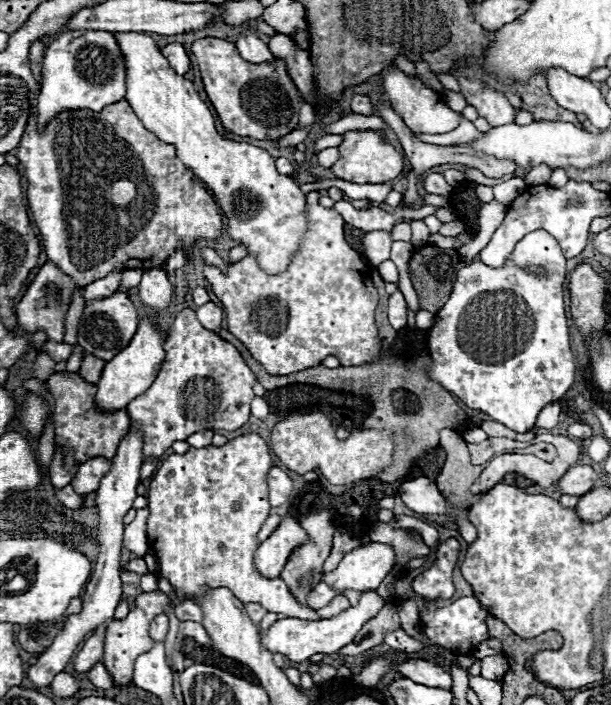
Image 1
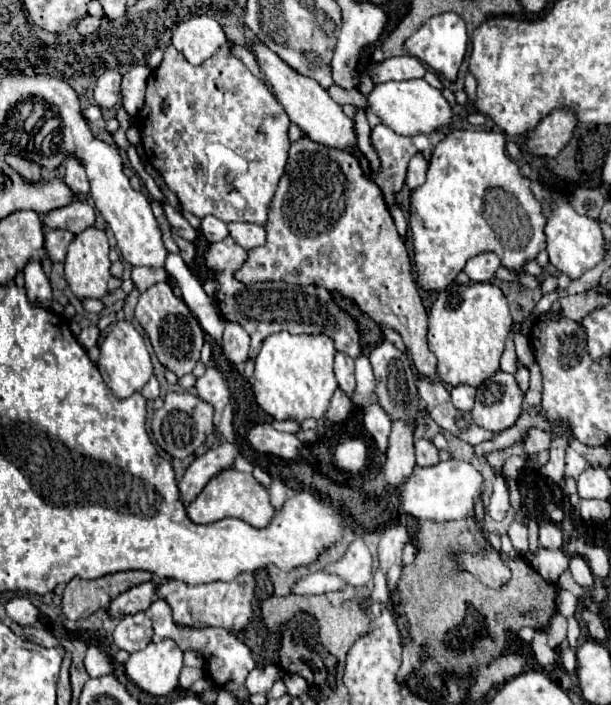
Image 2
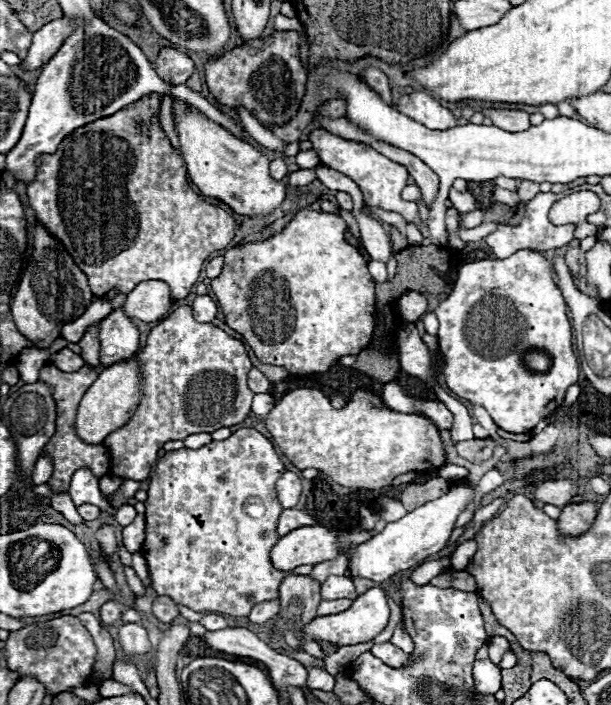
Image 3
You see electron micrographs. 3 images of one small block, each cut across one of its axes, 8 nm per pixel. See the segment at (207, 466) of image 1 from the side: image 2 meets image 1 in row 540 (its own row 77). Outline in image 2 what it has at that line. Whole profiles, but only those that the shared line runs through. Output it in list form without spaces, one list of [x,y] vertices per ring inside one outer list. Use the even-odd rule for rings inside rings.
[[[168,46],[160,68],[152,70],[148,78],[146,102],[136,116],[136,126],[150,164],[162,174],[168,188],[176,192],[184,210],[198,218],[212,214],[224,222],[266,222],[268,204],[288,160],[290,122],[268,86],[234,58],[228,46],[222,46],[200,66],[188,64],[174,46]]]

